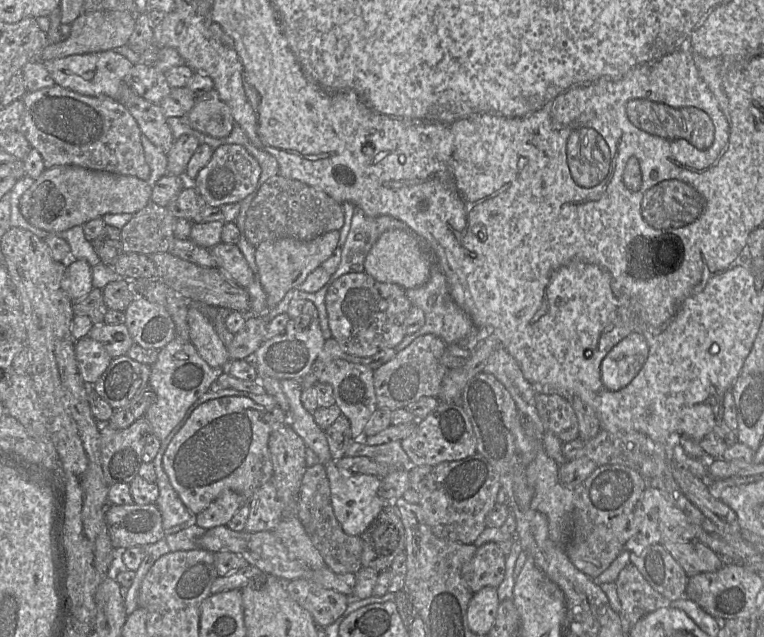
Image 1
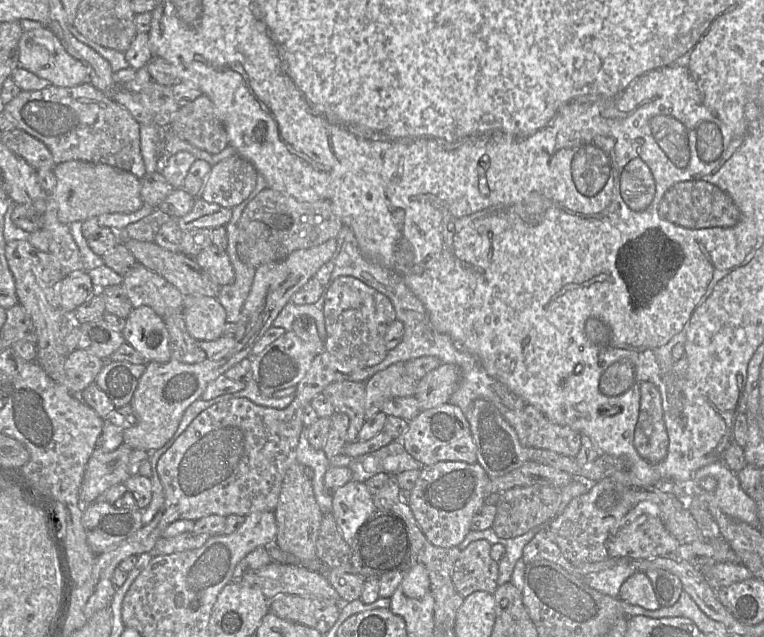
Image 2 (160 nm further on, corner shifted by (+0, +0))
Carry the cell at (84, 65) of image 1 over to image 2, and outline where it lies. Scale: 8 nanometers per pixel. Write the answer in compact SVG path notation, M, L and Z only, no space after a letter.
M47 27L23 32L18 43L18 67L28 70L57 87L75 87L90 81L89 69L67 53L59 39Z

